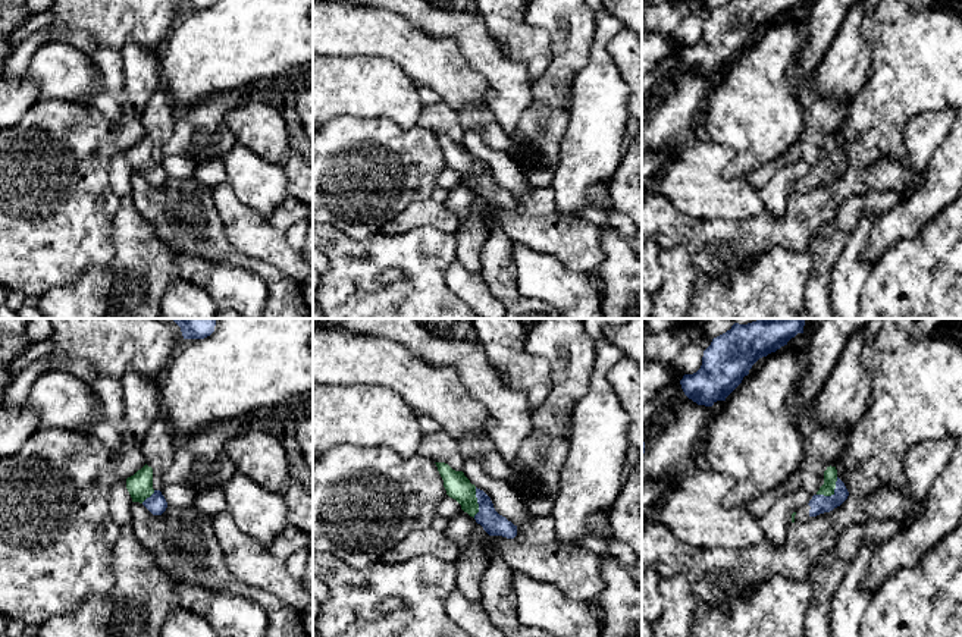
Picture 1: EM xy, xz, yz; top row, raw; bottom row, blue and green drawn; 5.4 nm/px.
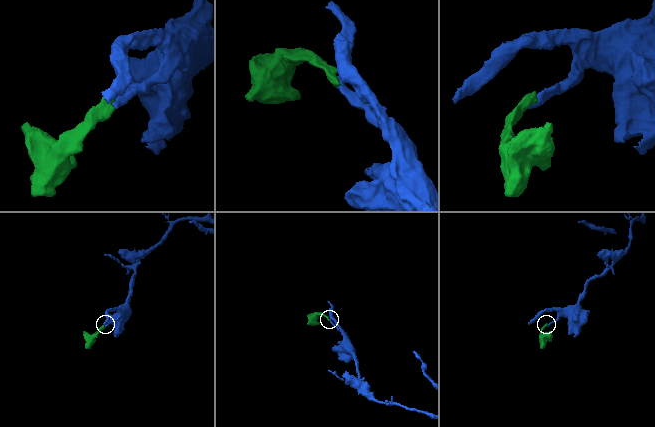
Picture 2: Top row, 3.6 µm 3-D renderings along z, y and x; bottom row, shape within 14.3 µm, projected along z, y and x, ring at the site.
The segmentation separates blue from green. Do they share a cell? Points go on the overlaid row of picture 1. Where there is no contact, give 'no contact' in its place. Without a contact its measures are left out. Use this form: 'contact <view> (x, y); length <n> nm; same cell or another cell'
contact yz (832, 495); length 160 nm; same cell

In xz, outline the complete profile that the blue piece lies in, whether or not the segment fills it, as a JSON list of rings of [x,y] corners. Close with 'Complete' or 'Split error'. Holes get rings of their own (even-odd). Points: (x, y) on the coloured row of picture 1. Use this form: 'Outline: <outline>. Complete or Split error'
Outline: [[[445,462],[435,464],[444,480],[446,495],[455,499],[461,505],[461,509],[473,517],[489,536],[502,536],[507,539],[517,536],[517,525],[499,515],[491,498],[471,484],[463,471],[455,471]]]. Split error

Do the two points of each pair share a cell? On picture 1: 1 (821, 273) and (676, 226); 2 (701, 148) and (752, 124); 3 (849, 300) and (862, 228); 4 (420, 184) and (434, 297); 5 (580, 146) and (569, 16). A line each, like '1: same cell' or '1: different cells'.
1: different cells
2: different cells
3: same cell
4: different cells
5: different cells

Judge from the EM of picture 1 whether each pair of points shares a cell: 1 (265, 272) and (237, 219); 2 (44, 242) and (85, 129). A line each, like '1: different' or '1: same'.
1: different
2: same

